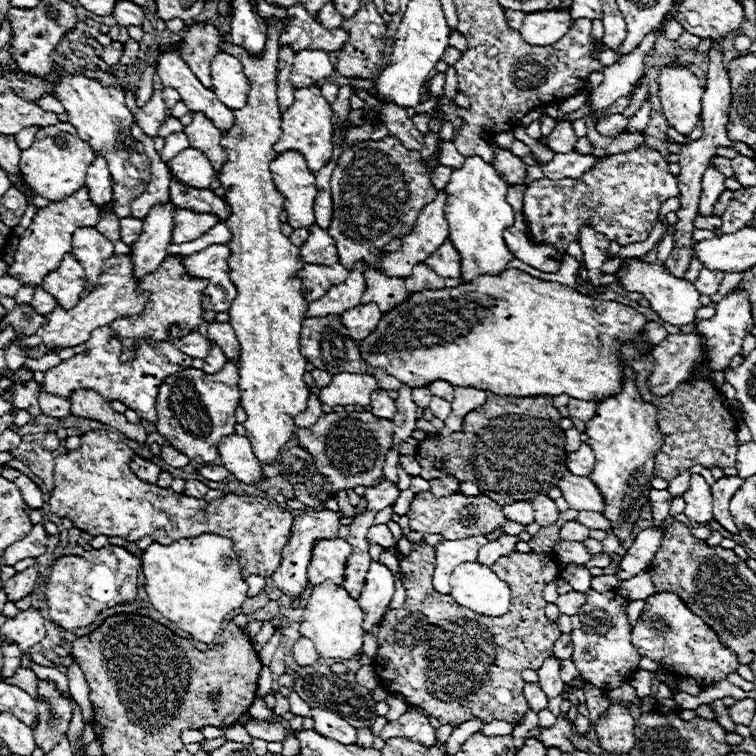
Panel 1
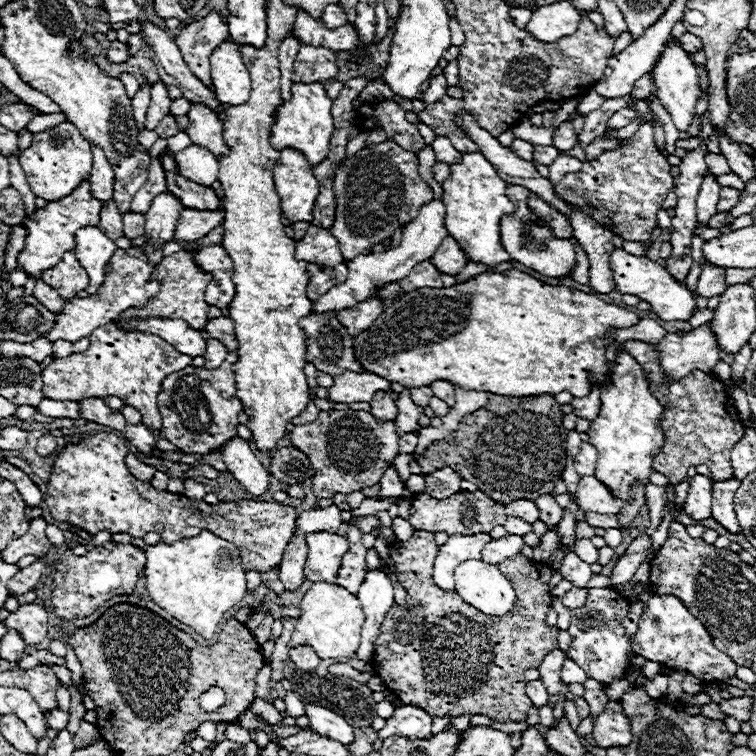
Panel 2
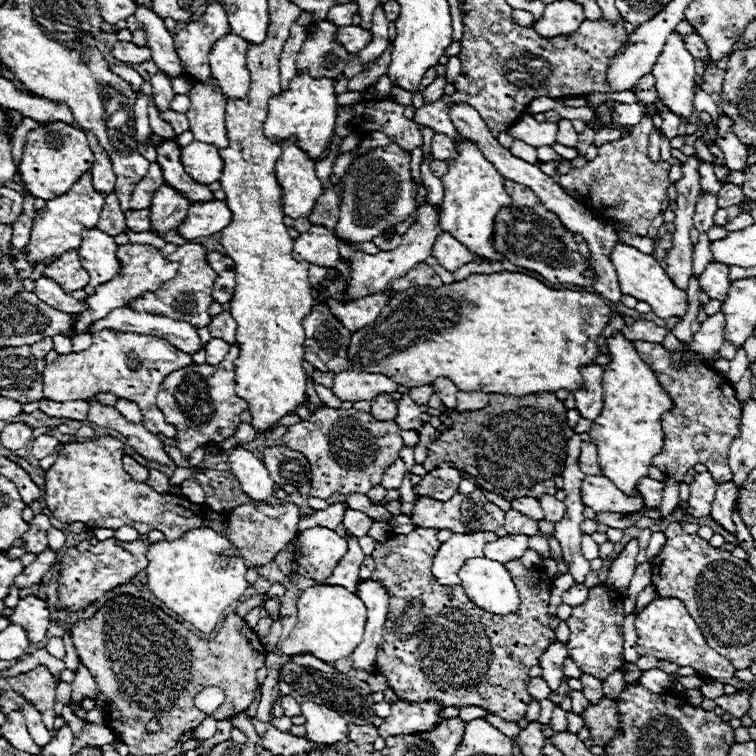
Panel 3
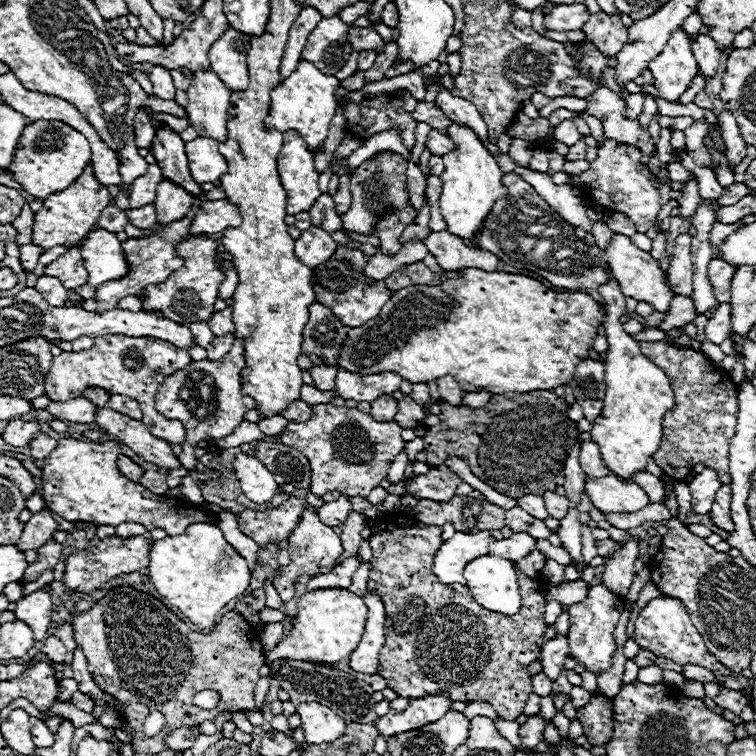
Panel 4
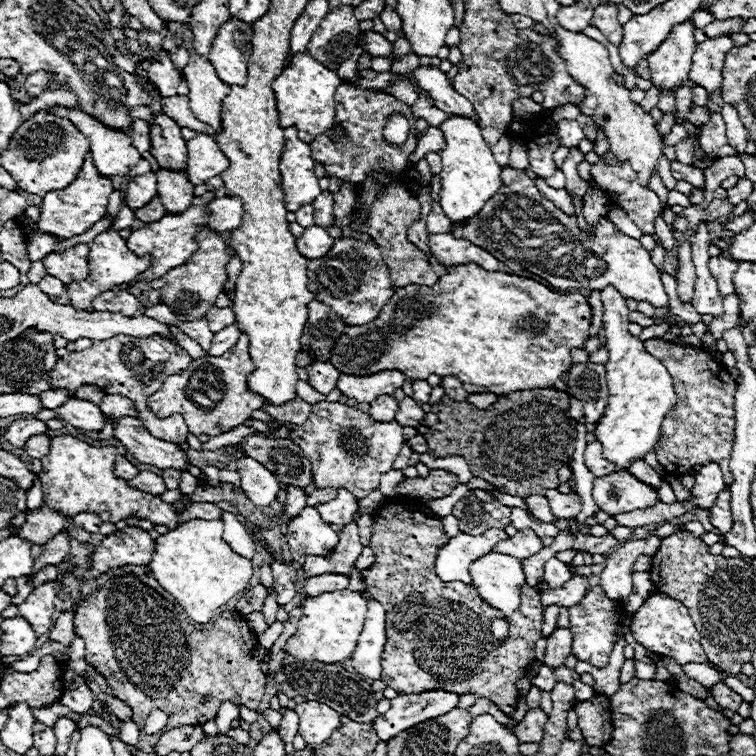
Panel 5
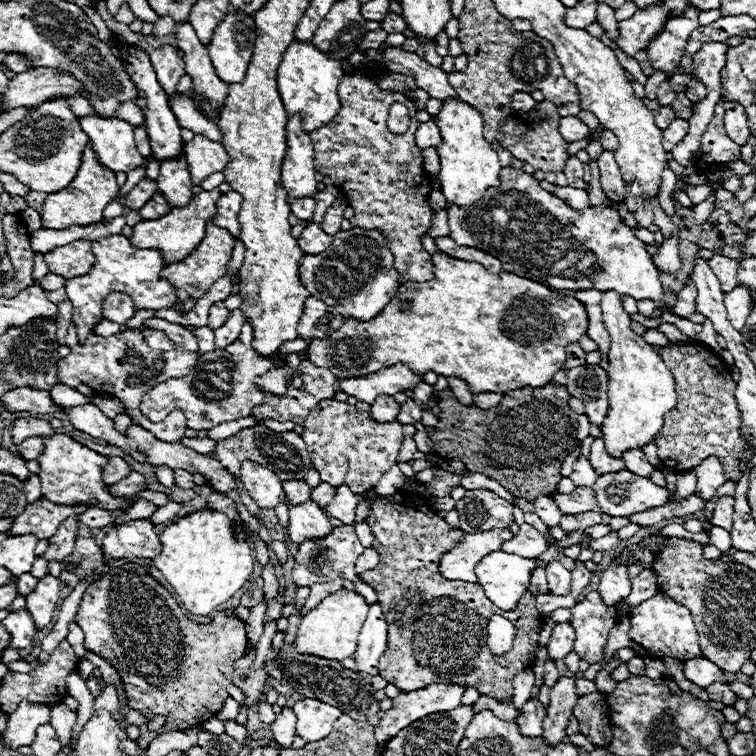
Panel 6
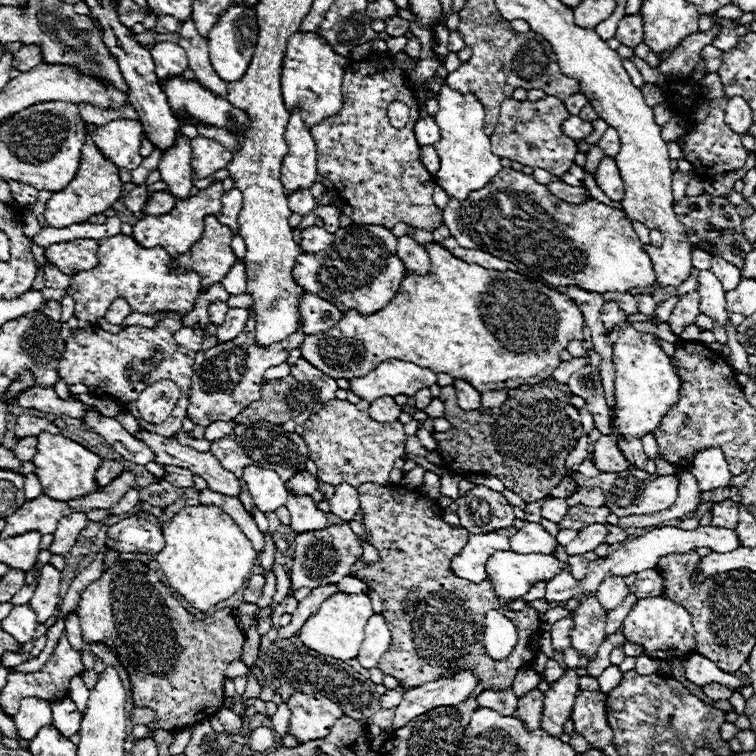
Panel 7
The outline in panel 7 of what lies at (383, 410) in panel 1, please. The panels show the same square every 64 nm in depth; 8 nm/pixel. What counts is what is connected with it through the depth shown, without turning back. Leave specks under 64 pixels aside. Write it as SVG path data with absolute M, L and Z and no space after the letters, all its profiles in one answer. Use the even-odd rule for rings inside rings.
M376 398L376 402L372 402L368 408L368 414L376 422L382 422L382 424L396 422L400 412L402 412L402 408L394 402L394 398Z

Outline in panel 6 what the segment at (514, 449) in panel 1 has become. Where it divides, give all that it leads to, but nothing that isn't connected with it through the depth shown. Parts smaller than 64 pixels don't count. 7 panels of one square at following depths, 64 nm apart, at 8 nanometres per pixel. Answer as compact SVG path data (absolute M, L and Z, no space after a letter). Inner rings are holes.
M556 382L542 388L520 388L504 394L500 406L478 410L452 398L446 388L438 396L440 422L428 432L434 454L442 458L460 458L470 472L480 472L496 480L502 488L528 502L552 494L560 482L560 466L576 448L576 428L568 416L568 390Z

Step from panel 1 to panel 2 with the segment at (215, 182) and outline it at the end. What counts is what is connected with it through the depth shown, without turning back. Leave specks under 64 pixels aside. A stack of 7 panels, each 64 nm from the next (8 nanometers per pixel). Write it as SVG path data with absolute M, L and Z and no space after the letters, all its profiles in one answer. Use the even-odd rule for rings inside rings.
M192 106L188 112L188 118L190 118L190 124L186 128L186 134L190 136L192 144L204 146L216 156L228 154L228 146L224 144L224 138L222 138L224 128L218 114L212 114L212 110L208 110L206 106Z

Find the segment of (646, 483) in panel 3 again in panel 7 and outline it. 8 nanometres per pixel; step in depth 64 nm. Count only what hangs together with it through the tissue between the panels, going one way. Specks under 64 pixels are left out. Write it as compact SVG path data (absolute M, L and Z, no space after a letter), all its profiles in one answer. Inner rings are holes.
M634 438L630 442L620 440L620 450L624 452L624 456L628 458L628 462L632 464L634 470L646 470L646 456L644 456L640 438Z

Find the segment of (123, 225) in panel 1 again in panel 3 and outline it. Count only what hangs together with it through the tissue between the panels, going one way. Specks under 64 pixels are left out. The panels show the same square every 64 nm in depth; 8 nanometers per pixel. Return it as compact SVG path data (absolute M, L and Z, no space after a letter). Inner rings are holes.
M126 210L126 228L132 232L148 232L150 230L150 210Z

